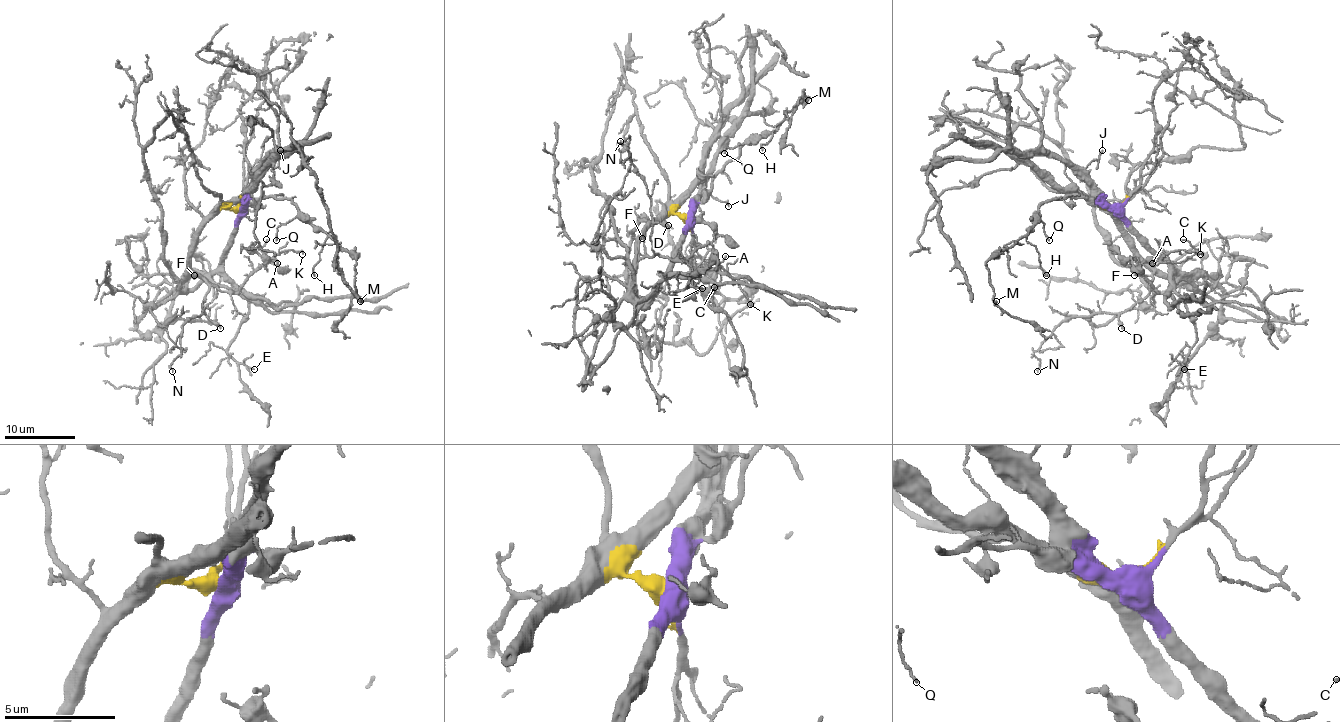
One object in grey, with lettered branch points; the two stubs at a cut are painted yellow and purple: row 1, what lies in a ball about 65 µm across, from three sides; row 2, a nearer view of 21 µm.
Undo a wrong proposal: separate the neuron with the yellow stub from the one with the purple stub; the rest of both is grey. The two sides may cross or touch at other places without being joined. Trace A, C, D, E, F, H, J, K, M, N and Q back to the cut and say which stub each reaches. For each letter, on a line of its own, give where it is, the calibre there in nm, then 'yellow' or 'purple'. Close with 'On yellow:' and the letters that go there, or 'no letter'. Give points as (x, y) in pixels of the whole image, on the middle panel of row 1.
A: place (725, 256); calibre 90 nm; yellow
C: place (714, 287); calibre 100 nm; yellow
D: place (668, 225); calibre 280 nm; yellow
E: place (702, 288); calibre 130 nm; purple
F: place (642, 238); calibre 130 nm; yellow
H: place (762, 150); calibre 100 nm; purple
J: place (728, 206); calibre 160 nm; purple
K: place (750, 304); calibre 100 nm; yellow
M: place (808, 100); calibre 120 nm; purple
N: place (620, 141); calibre 110 nm; yellow
Q: place (724, 153); calibre 90 nm; purple
On yellow: A, C, D, F, K, N

